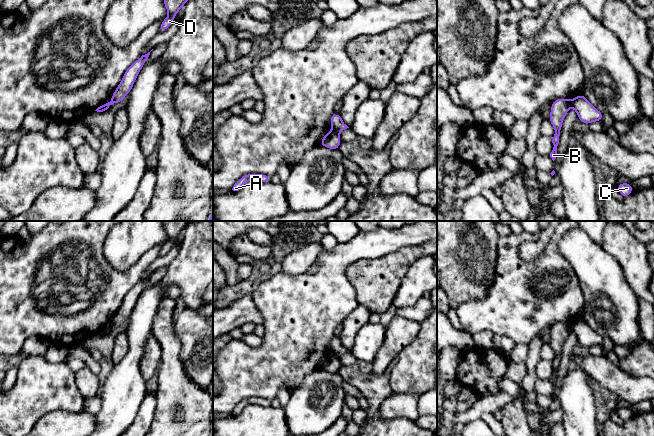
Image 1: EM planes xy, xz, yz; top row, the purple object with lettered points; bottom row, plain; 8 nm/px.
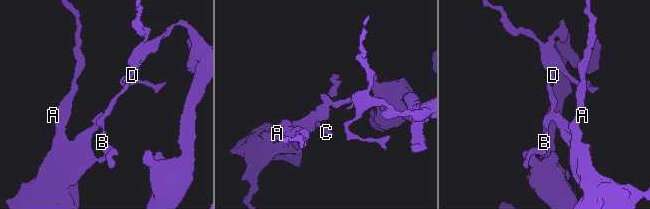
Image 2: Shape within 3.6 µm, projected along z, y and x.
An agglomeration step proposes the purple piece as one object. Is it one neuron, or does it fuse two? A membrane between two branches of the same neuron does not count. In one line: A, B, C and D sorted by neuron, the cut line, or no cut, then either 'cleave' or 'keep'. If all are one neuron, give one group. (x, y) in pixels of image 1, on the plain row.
A C / B D; cut in xz along (333, 353), (337, 356); cleave

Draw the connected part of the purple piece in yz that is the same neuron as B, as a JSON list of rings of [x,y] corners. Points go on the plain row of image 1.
[[[566,322],[556,323],[551,328],[549,346],[555,352],[555,358],[553,361],[551,361],[554,371],[553,371],[552,376],[550,377],[550,381],[552,382],[553,385],[557,381],[557,370],[560,364],[560,358],[561,358],[560,355],[562,352],[562,346],[569,334],[570,329],[571,329],[571,324],[566,323]]]

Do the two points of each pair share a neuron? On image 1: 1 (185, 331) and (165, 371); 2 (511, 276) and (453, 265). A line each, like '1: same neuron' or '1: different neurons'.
1: different neurons
2: different neurons

